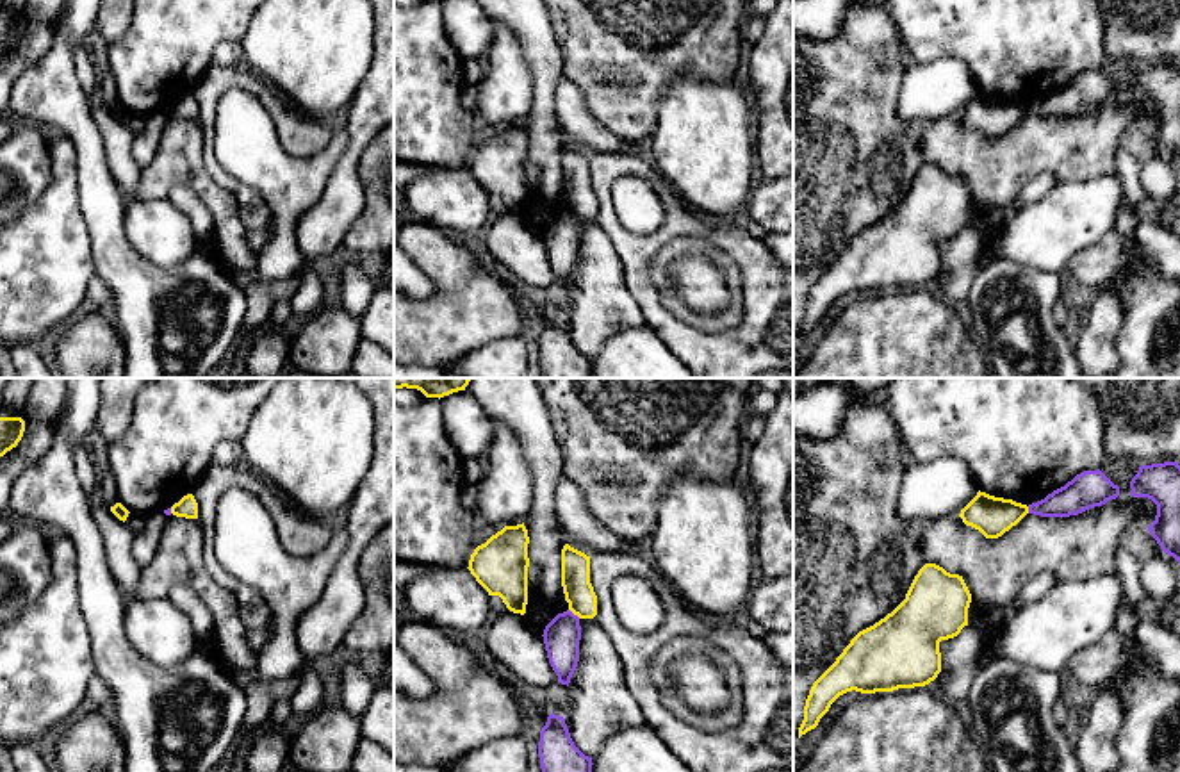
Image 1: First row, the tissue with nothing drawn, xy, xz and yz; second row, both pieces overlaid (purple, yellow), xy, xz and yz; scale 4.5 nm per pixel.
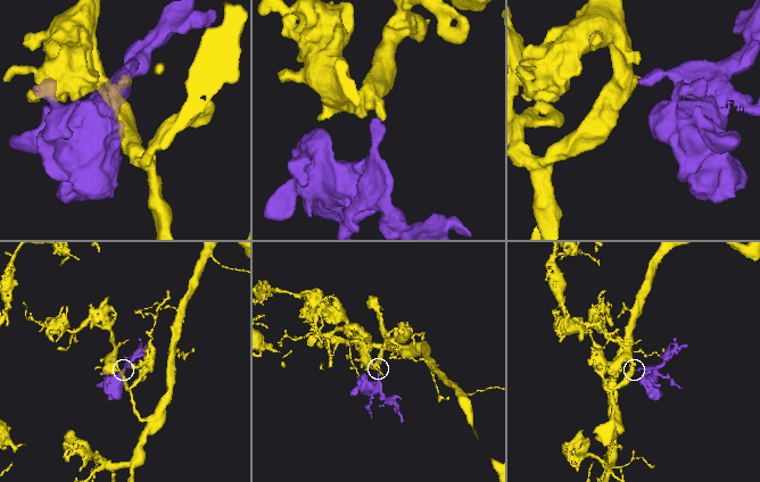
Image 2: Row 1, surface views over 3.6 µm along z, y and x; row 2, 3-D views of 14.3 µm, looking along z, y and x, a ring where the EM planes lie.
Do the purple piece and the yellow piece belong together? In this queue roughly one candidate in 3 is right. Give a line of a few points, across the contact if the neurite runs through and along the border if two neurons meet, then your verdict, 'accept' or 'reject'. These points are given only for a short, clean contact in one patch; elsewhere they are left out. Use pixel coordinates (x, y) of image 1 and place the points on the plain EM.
line xz (569, 209), (580, 218); reject

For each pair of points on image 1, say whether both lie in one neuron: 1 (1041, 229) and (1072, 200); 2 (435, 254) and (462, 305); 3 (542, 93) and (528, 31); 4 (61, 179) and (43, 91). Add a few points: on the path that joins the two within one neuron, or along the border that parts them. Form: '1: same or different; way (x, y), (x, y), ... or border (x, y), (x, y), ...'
1: same; way (1048, 223), (1065, 207)
2: same; way (448, 266), (462, 280), (462, 293)
3: same; way (542, 77), (542, 52), (539, 47)
4: different; border (63, 134), (75, 152), (77, 175)

